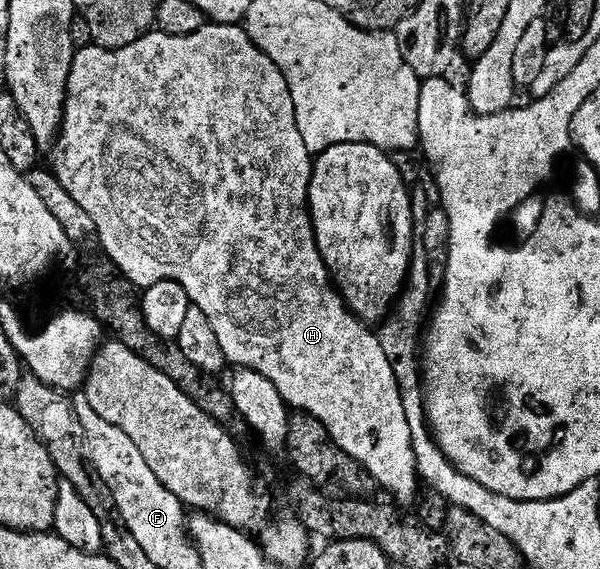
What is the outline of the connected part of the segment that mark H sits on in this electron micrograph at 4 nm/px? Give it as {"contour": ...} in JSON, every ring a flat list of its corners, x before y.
{"contour":[[211,22,191,35,169,35,168,33,154,29,151,30,149,35,143,37,143,39,138,39,132,45,121,47,115,51,109,51,103,47,95,46,75,50,74,60,72,61,72,73,68,77,68,89,66,90,66,112,62,118,62,129,58,133,58,138,53,140,53,151,54,164,52,164,52,170,54,176,60,181,60,185,64,185,64,189,68,189,69,195,88,212,88,217,92,217,97,242,102,242,102,247,106,250,103,251,105,258,109,259,111,263,115,263,124,273,124,277,128,277,128,281,132,281,134,286,139,289,156,285,156,281,160,281,161,279,171,279,180,285,184,285,184,293,188,293,191,304,200,309,204,309,204,317,208,317,208,322,211,323,212,330,216,333,216,338,220,340,220,349,224,349,224,357,226,358,227,364,234,366,235,363,235,368,255,371,264,377,268,377,268,381,272,381,272,385,276,385,276,389,286,403,287,408,293,409,298,413,305,413,316,417,316,421,320,421,320,425,324,425,324,429,328,429,328,433,332,437,334,444,340,449,344,449,344,453,348,453,348,457,360,461,360,465,364,465,364,469,369,473,371,480,377,486,379,483,384,490,391,491,395,495,393,498,399,504,410,502,410,504,413,504,415,502,416,496,420,491,418,466,416,465,416,453,412,449,412,429,408,425,408,413,404,413,404,401,400,393,400,385,396,381,396,373,392,373,392,364,388,361,388,357,384,353,384,345,380,345,377,334,367,324,363,323,357,315,350,312,350,306,343,301,338,288,334,286,330,278,330,271,326,268,324,257,320,257,320,249,316,245,314,226,310,220,310,209,308,206,310,202,310,182,312,181,312,173,314,172,314,159,310,154,308,145,304,145,304,137,300,137,300,125,296,125,296,105,292,101,292,93,288,89,288,81,284,77,284,73,280,73,280,69,272,61,272,57,265,55,250,40,248,33,241,26]]}

